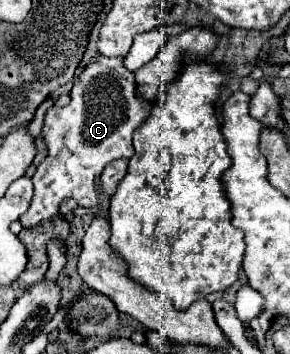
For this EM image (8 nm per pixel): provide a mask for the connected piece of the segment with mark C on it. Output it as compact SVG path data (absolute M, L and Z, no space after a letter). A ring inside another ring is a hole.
M96 55L92 63L84 67L70 97L70 105L50 107L46 113L42 135L48 145L48 157L38 165L32 177L34 197L30 209L20 217L20 223L26 229L36 227L46 219L54 219L58 215L60 201L66 197L76 199L82 207L94 207L98 201L94 181L108 163L132 157L132 135L158 103L138 97L134 73L122 65L120 57L104 55Z

